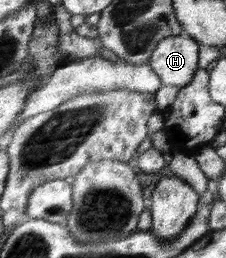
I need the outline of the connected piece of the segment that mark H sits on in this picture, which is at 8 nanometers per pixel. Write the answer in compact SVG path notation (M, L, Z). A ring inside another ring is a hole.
M188 36L168 37L160 41L148 63L162 85L188 85L198 67L198 42Z

